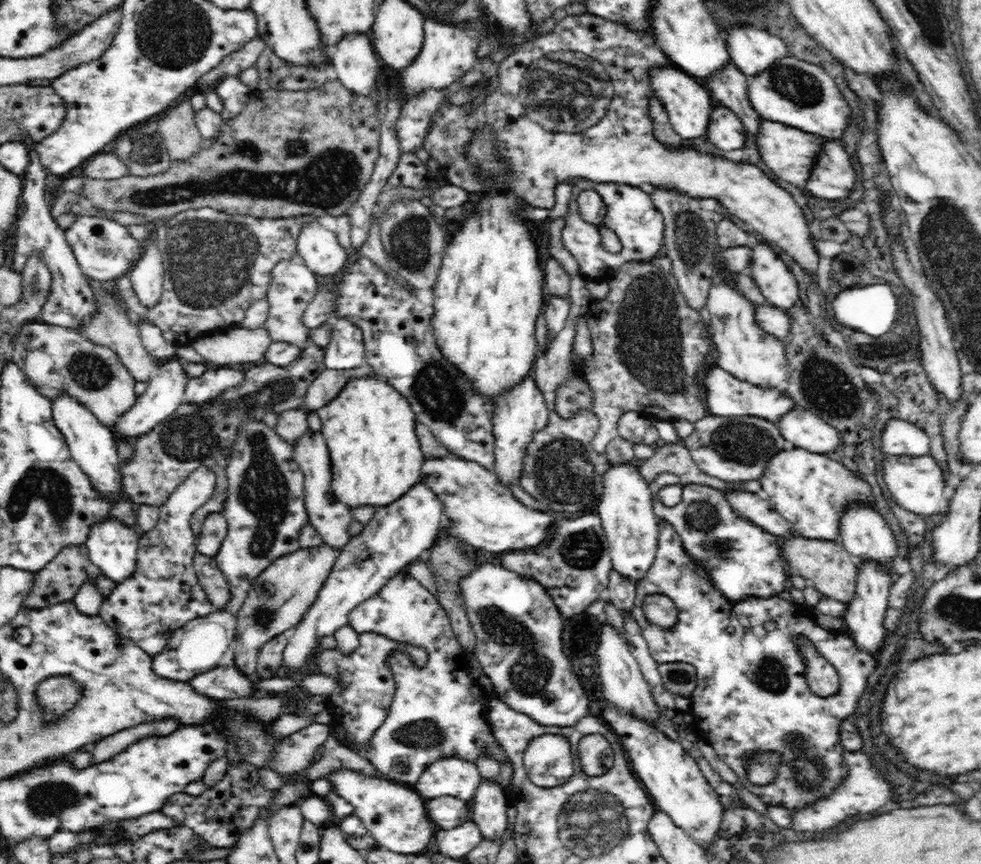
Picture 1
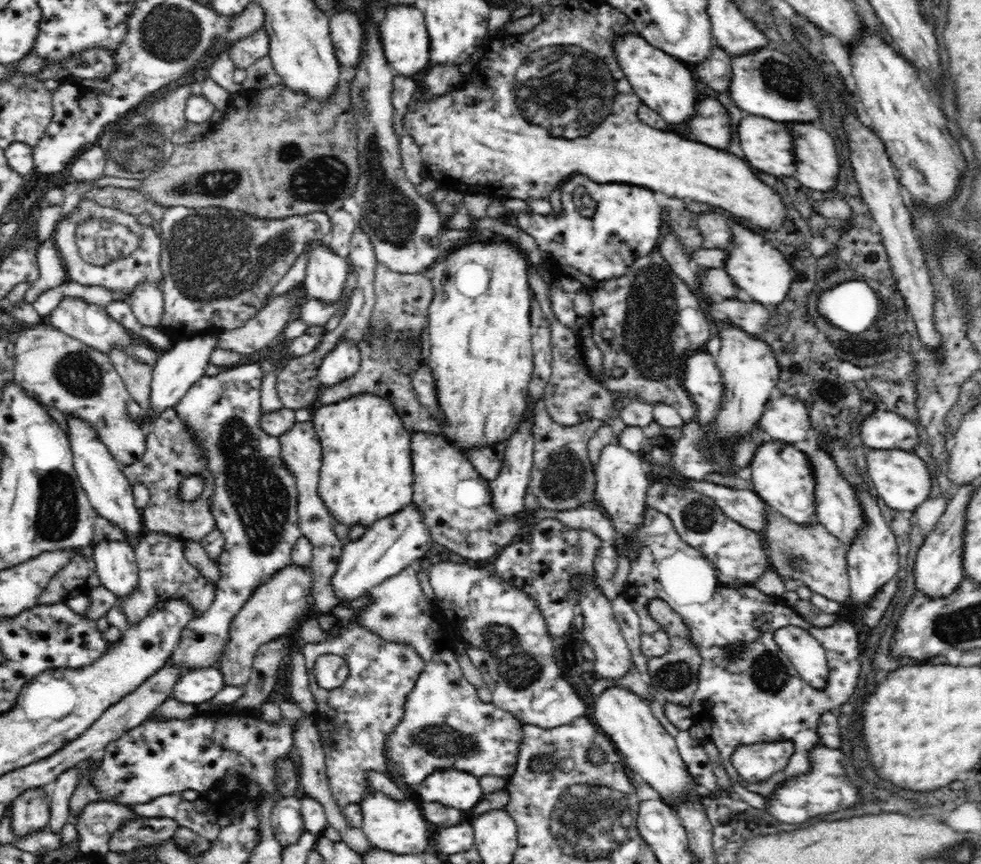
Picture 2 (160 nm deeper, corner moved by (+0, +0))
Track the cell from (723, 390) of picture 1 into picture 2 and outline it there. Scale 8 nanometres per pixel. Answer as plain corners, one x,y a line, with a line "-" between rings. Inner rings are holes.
706,348
689,354
685,364
684,386
698,411
698,422
705,426
712,422
724,402
722,377
714,356

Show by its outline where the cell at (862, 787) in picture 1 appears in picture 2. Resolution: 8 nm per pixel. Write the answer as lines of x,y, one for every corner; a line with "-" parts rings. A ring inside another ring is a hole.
816,748
814,750
814,772
806,772
806,776
798,775
798,780
788,779
777,787
776,794
764,796
764,810
768,811
780,822
802,824
808,818
850,808
858,802
858,790
848,782
844,770
844,754
840,750

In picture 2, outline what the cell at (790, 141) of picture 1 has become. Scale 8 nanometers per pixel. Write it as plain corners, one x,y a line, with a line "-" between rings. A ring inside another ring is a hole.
749,114
740,119
736,134
744,152
744,159
755,170
774,177
796,175
796,143
784,123
770,119
762,120
756,115

